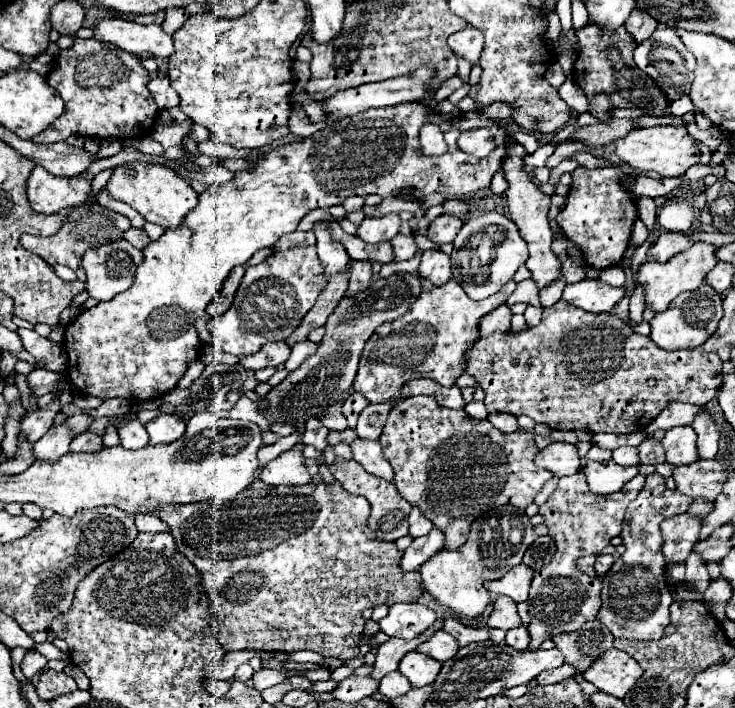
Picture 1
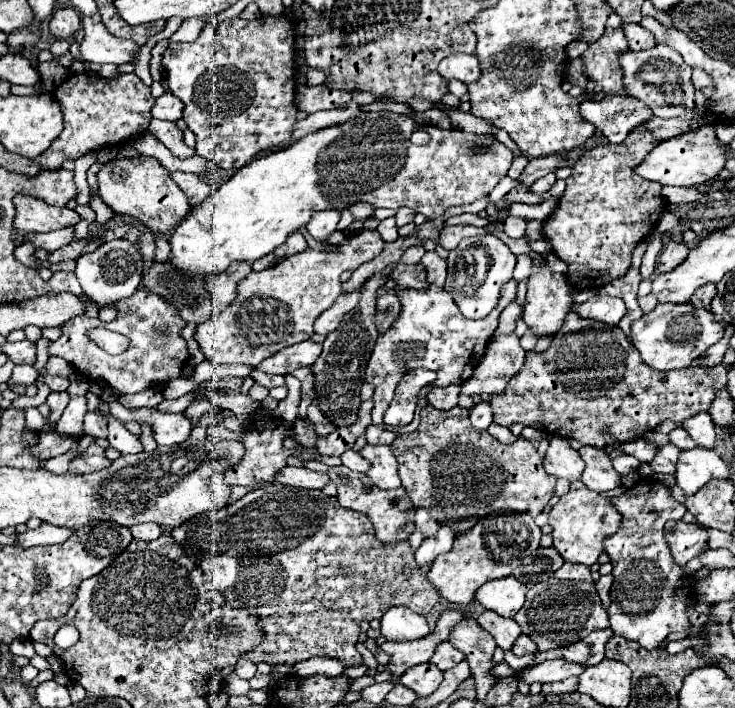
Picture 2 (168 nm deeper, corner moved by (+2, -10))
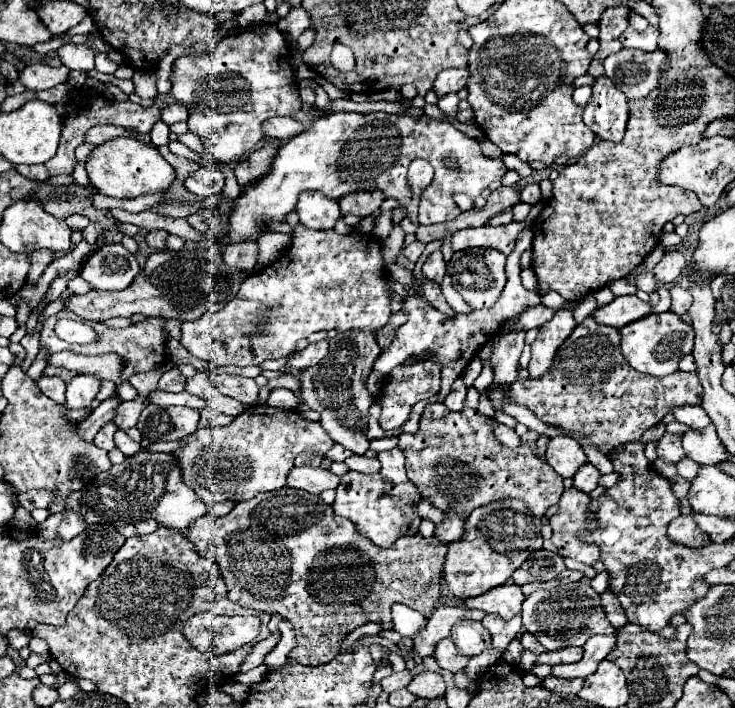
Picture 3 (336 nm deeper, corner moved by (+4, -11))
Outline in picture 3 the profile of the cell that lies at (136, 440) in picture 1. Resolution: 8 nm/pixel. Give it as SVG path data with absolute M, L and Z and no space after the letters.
M118 431L118 433L114 435L114 441L116 441L116 447L118 447L124 455L134 455L134 453L138 453L138 451L142 449L140 443L132 441L124 431Z

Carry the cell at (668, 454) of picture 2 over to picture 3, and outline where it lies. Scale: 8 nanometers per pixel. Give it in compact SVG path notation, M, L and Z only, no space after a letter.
M684 457L684 459L678 463L678 475L682 475L684 479L690 479L690 481L696 479L698 469L700 469L700 465L698 465L696 461L688 459L688 457Z

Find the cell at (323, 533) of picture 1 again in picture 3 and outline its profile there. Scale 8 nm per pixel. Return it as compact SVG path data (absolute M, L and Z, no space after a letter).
M280 489L276 493L260 493L250 501L236 503L224 517L214 519L202 515L188 527L188 539L196 545L200 557L212 557L220 563L230 601L240 601L240 605L252 609L264 609L264 613L280 613L284 621L294 625L298 647L288 659L302 665L318 667L330 663L340 653L346 635L360 625L380 623L384 631L390 631L390 607L394 603L404 603L428 619L440 597L440 571L446 555L446 545L440 543L440 539L412 535L398 539L394 547L382 549L360 535L352 521L338 517L318 495L306 491Z

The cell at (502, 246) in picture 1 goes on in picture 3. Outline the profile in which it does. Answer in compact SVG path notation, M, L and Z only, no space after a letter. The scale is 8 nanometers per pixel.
M472 249L454 253L450 261L450 277L452 285L462 293L464 301L472 309L492 307L506 283L506 257L496 249Z

